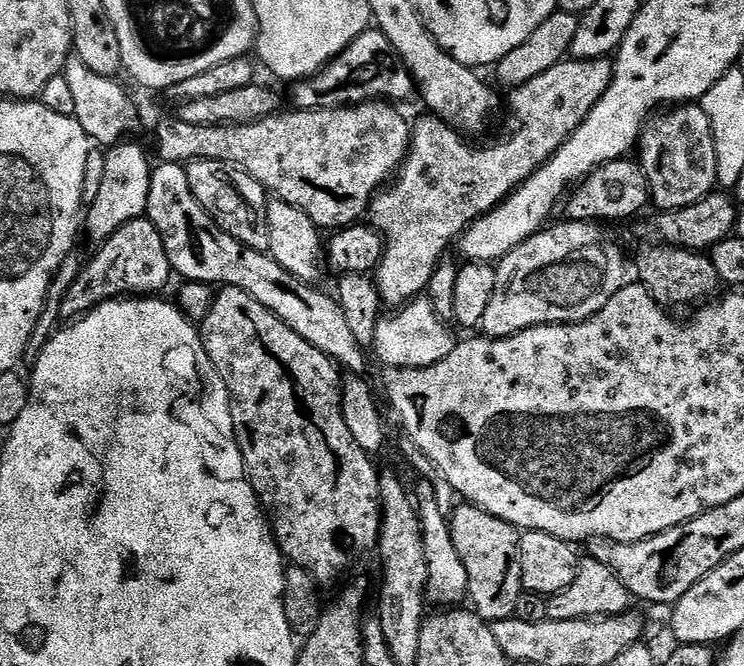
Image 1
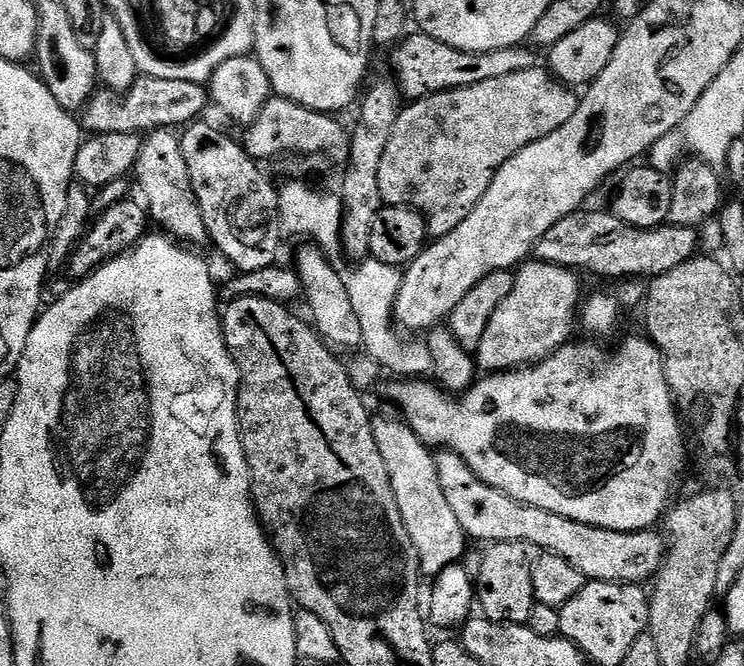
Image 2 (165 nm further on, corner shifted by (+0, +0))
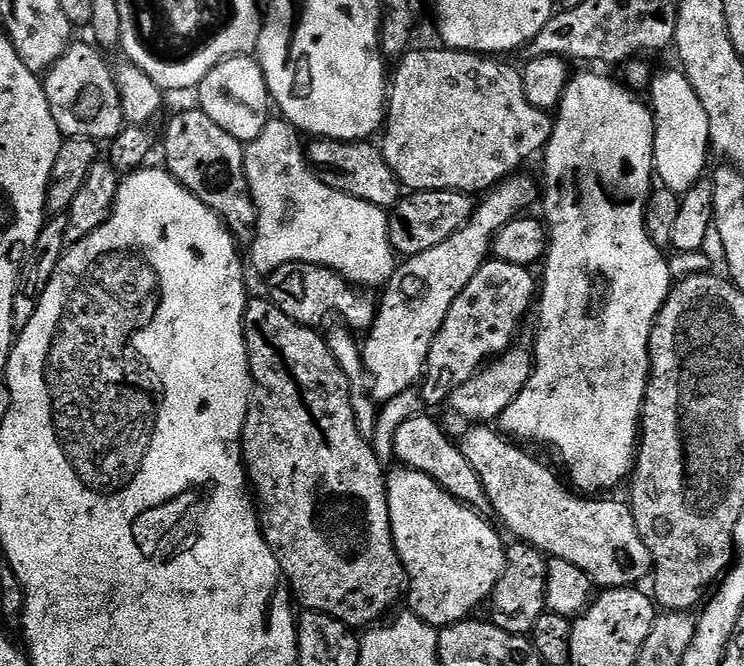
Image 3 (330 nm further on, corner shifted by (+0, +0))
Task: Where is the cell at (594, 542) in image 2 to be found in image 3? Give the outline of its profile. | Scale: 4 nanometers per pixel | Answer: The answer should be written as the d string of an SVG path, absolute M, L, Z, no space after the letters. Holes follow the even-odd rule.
M408 416L396 428L392 436L392 452L397 456L399 463L406 468L413 468L438 482L454 498L458 498L463 504L468 504L475 512L481 514L489 511L486 490L474 474L470 462L462 454L459 443L452 440L444 433L444 428L432 416Z

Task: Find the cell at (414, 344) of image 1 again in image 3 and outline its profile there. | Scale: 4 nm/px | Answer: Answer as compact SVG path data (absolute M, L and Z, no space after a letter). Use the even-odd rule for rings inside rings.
M270 118L262 132L254 141L245 145L244 150L244 173L247 178L247 186L251 192L251 198L256 206L256 231L250 241L252 247L252 264L263 274L271 274L278 266L289 264L290 262L302 262L303 264L317 264L323 268L334 270L343 276L349 284L355 284L364 290L376 290L387 284L388 279L395 274L398 267L398 256L393 251L391 240L388 237L388 217L389 213L385 209L374 206L370 202L362 202L353 196L347 196L344 192L334 190L333 187L326 186L319 178L319 175L309 166L302 144L298 142L299 135L295 128L282 118Z

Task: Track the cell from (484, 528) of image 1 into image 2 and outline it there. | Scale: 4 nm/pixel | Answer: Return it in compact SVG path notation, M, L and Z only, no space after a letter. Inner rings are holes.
M502 542L489 544L483 550L485 552L480 560L480 569L474 572L475 599L479 610L481 608L484 611L481 612L483 619L493 620L495 624L527 624L530 610L537 604L532 581L532 562L538 555L538 549L526 542Z

